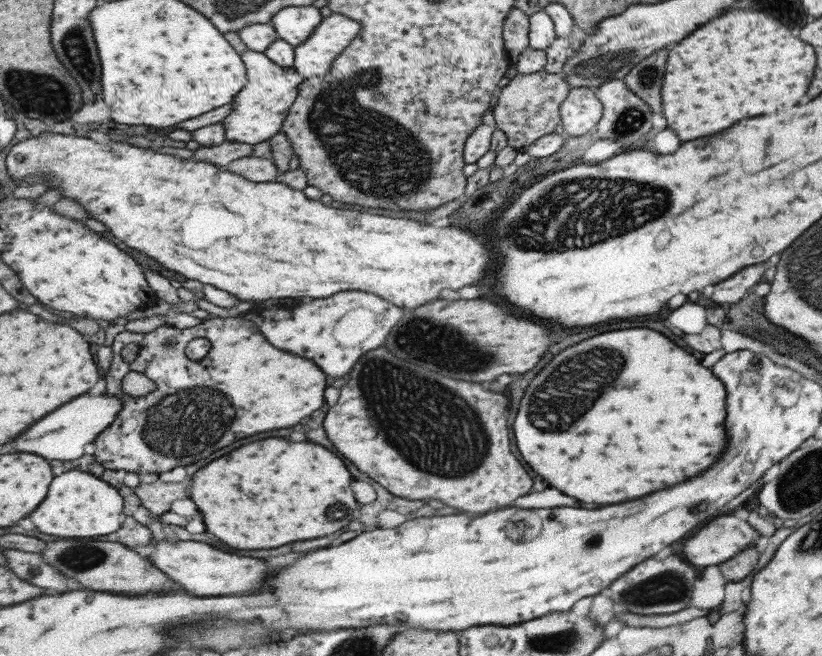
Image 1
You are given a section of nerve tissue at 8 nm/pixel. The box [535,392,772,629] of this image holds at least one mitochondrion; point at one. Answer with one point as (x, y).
(664, 587)

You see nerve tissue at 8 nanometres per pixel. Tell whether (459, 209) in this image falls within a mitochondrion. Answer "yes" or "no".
no

